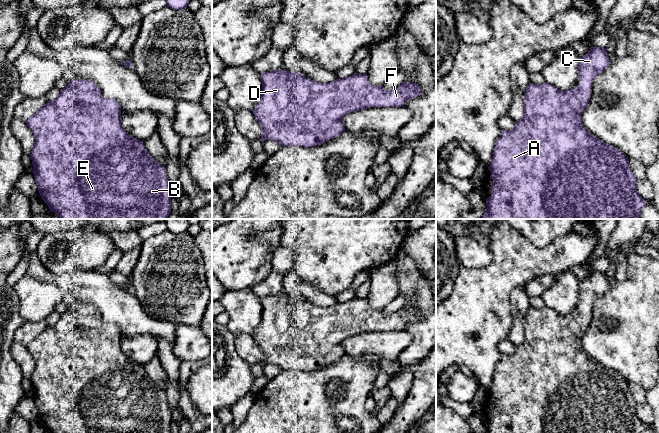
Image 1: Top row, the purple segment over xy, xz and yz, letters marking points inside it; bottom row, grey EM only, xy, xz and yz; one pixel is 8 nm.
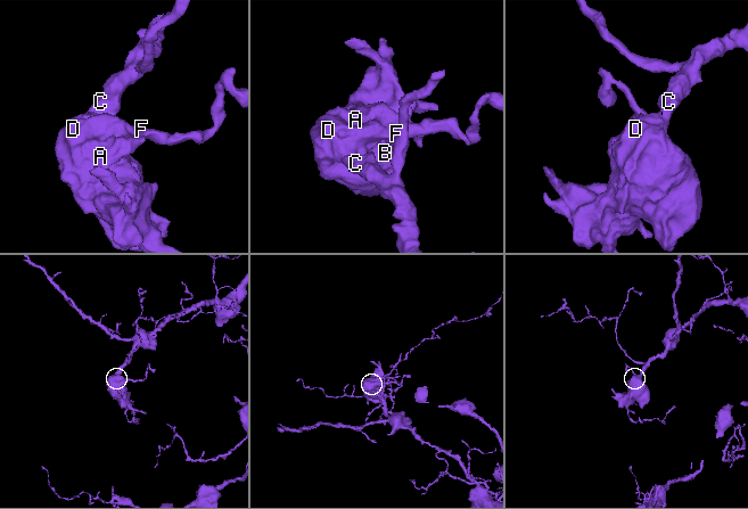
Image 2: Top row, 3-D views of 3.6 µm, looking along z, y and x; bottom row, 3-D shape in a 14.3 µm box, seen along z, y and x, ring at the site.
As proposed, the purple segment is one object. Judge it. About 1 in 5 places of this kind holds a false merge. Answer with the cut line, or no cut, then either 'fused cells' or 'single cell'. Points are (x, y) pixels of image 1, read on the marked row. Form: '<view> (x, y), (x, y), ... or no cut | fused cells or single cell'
no cut | single cell

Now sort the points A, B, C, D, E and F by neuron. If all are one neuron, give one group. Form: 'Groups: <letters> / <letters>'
Groups: A B C D E F

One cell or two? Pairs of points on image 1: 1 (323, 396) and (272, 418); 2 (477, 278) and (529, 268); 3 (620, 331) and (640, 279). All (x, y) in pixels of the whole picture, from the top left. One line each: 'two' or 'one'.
1: one
2: one
3: one

